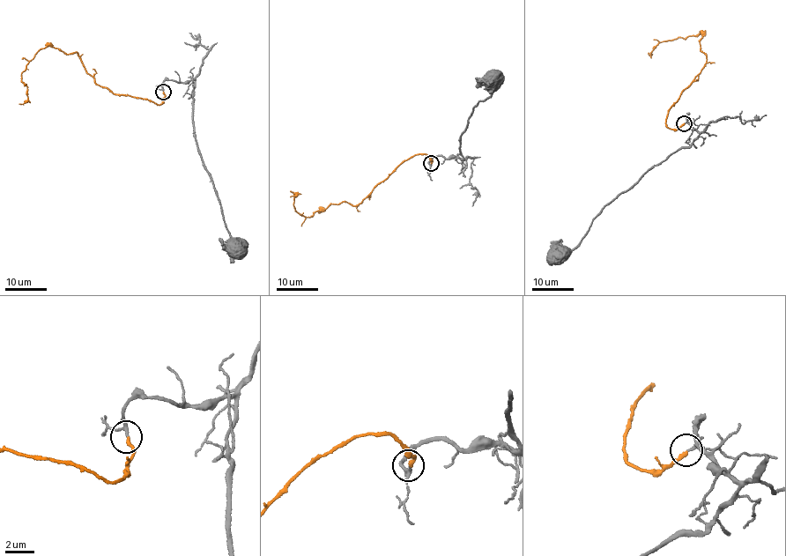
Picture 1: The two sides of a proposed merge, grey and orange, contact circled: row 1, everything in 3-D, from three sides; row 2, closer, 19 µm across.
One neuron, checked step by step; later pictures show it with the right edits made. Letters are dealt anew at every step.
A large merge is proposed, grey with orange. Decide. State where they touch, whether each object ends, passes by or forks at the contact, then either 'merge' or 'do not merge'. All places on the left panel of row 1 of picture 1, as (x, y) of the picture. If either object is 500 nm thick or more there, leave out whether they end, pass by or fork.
(163, 92) | grey passes by | orange ends | merge

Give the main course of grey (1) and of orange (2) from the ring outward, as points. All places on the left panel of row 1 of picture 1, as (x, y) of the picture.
1: (163, 91), (162, 84), (169, 79), (195, 82), (192, 99), (195, 137), (232, 241), (235, 249), (237, 248)
2: (163, 91), (156, 105), (114, 93), (77, 53), (50, 46), (21, 75), (27, 100), (19, 104)

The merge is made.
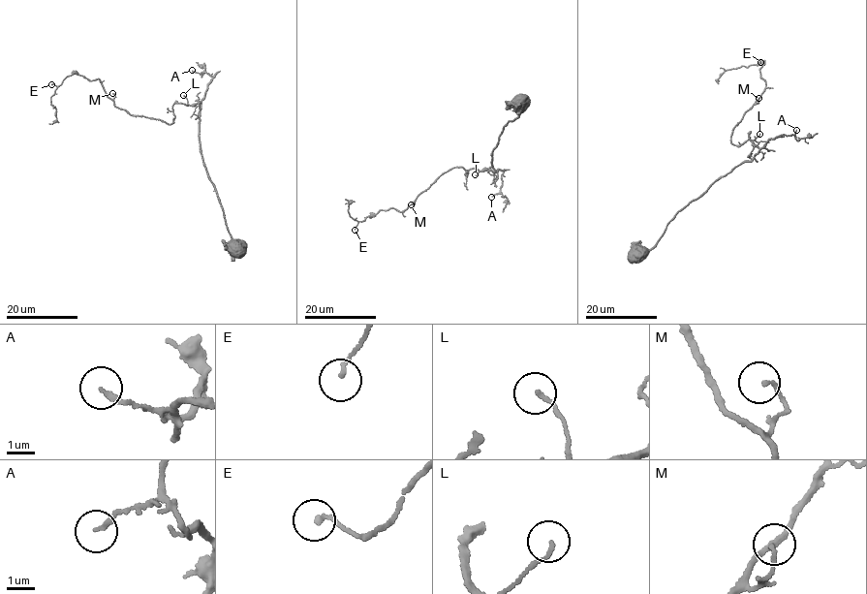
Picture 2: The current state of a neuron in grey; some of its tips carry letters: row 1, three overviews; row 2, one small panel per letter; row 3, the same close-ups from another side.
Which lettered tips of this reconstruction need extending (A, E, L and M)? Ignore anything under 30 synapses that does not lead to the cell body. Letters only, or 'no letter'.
no letter

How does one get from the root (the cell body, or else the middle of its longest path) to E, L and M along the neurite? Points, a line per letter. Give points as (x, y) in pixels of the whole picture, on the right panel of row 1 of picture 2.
E: (635, 254), (645, 256), (679, 211), (758, 152), (748, 133), (739, 145), (730, 140), (765, 86), (760, 62)
L: (635, 254), (645, 256), (679, 211), (734, 167), (750, 161), (758, 152), (753, 142), (759, 134)
M: (635, 254), (645, 256), (679, 211), (758, 152), (748, 133), (739, 145), (730, 140), (758, 98)

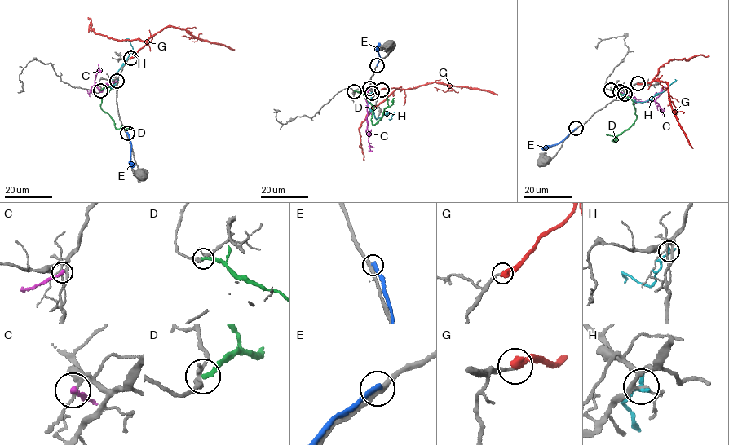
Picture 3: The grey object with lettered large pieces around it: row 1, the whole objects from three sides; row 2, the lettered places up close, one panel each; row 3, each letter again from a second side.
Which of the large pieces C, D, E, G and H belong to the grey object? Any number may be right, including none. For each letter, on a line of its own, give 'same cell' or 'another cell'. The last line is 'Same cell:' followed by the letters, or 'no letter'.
C: another cell
D: another cell
E: another cell
G: same cell
H: another cell
Same cell: G

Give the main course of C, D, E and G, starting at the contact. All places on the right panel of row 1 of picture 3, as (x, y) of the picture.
C: (619, 91), (635, 97), (635, 102), (654, 100), (664, 112), (664, 107)
D: (611, 89), (633, 101), (636, 118), (616, 138), (606, 134)
E: (576, 128), (564, 138), (541, 149)
G: (638, 83), (666, 82), (673, 112), (693, 148)

